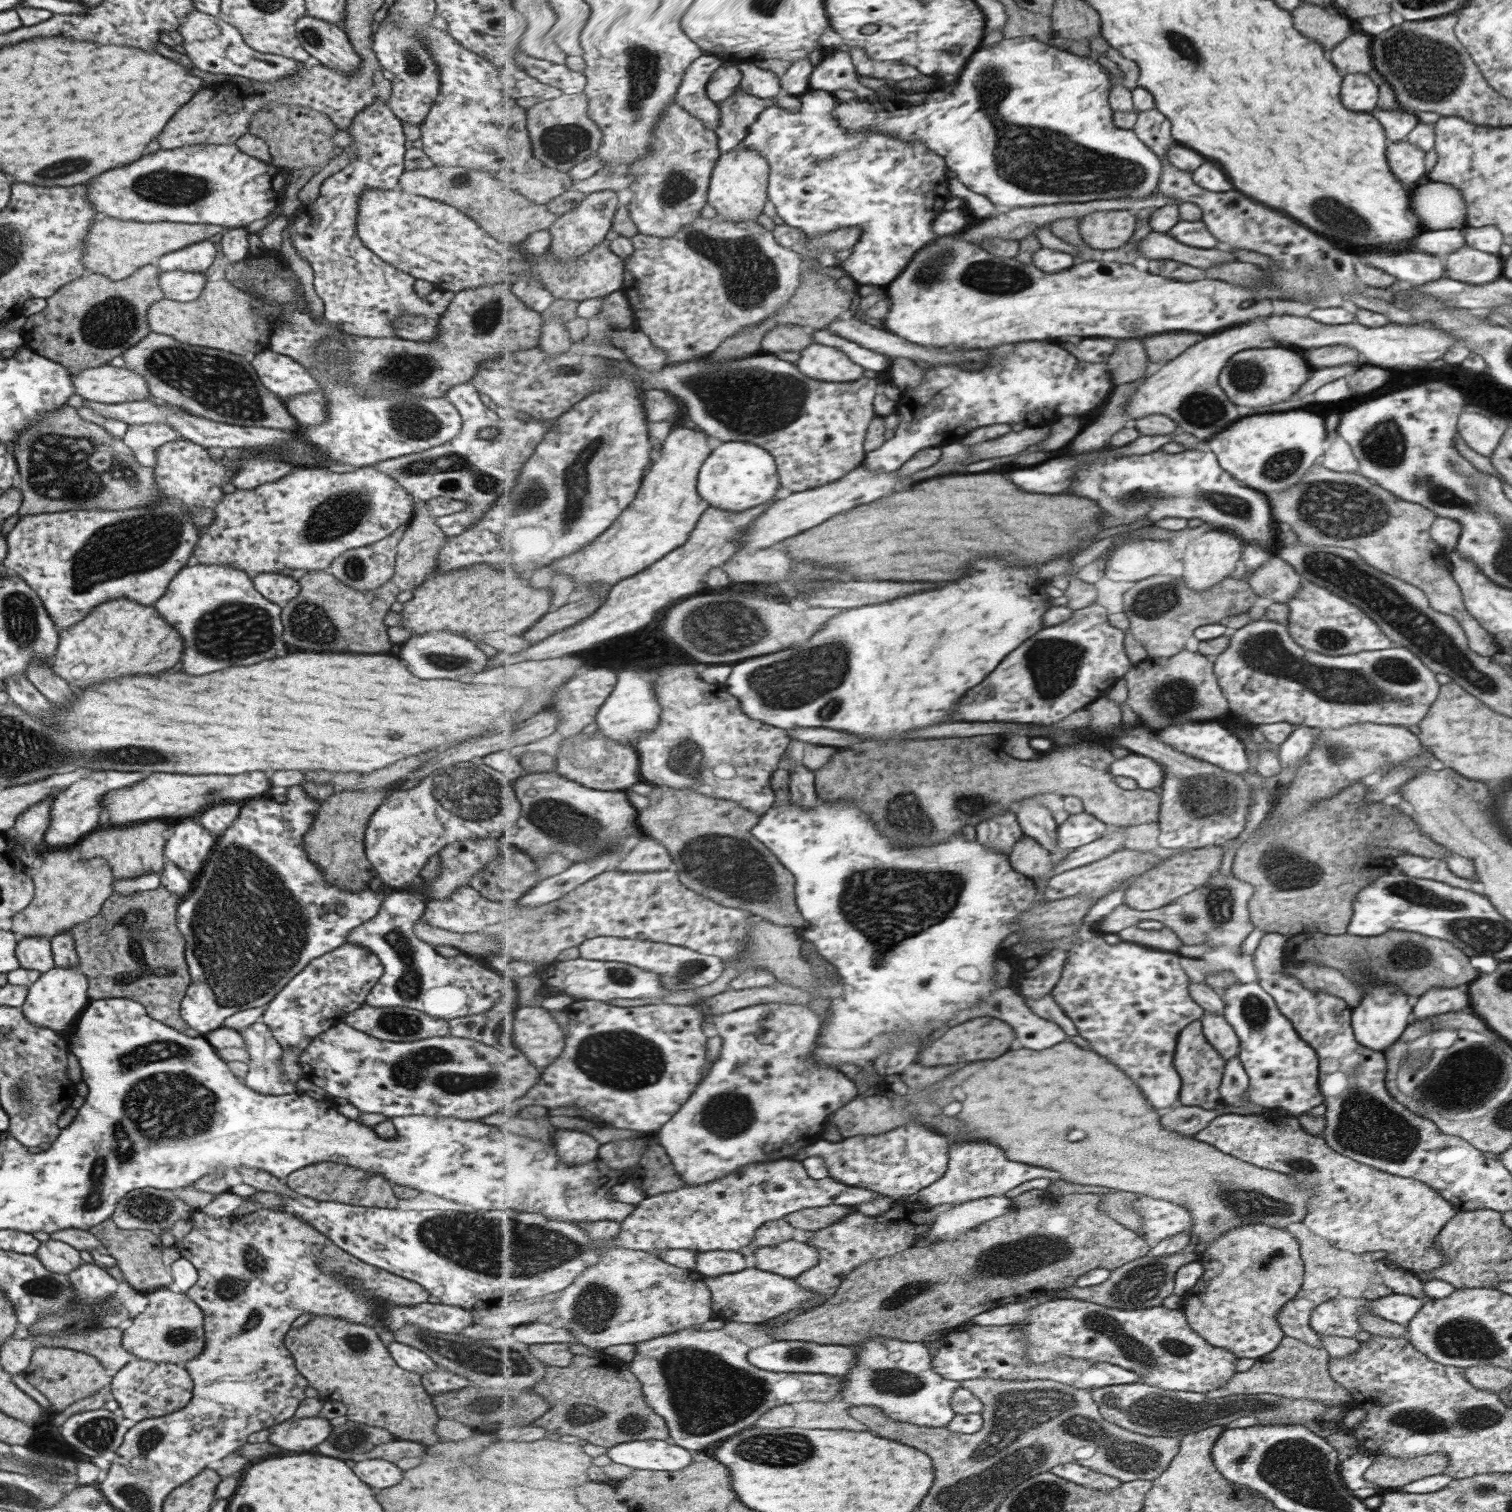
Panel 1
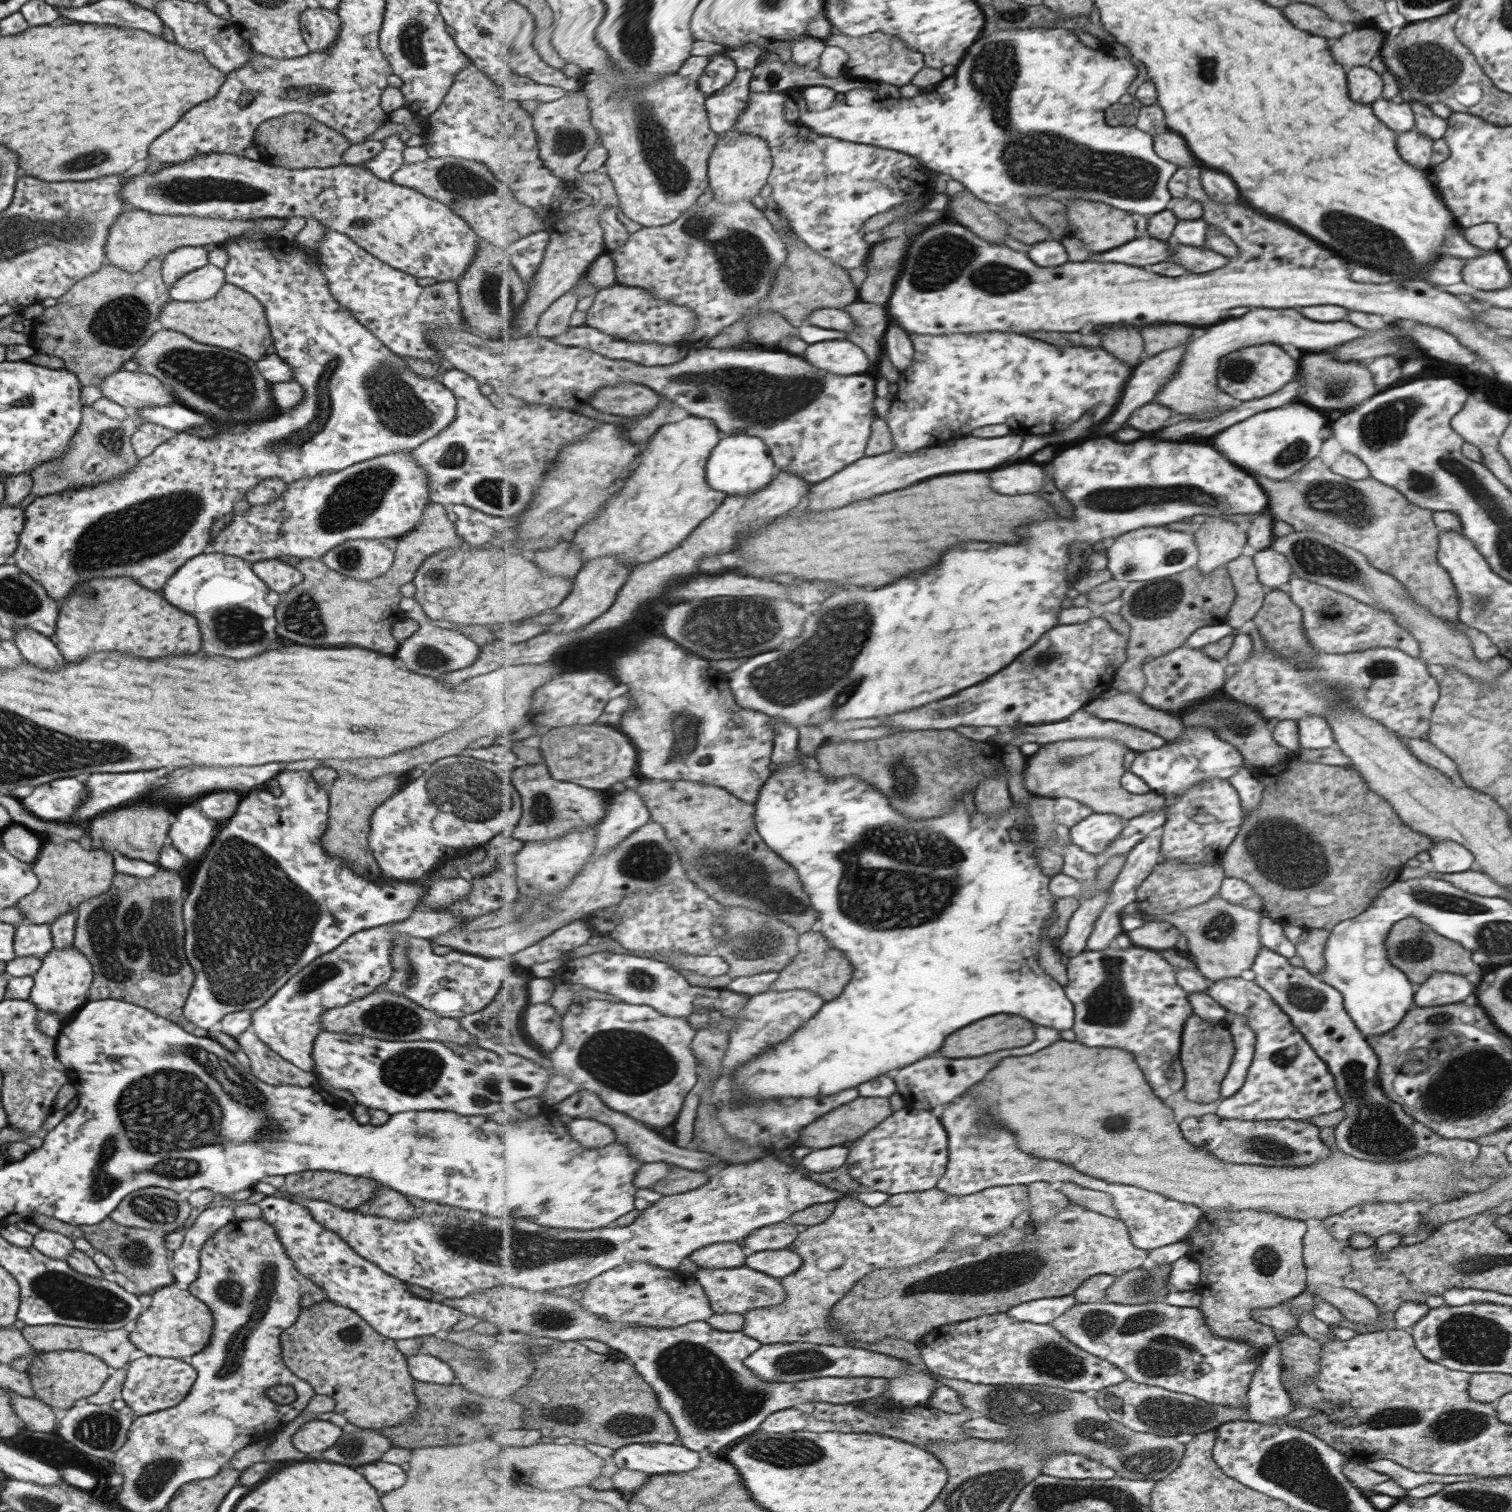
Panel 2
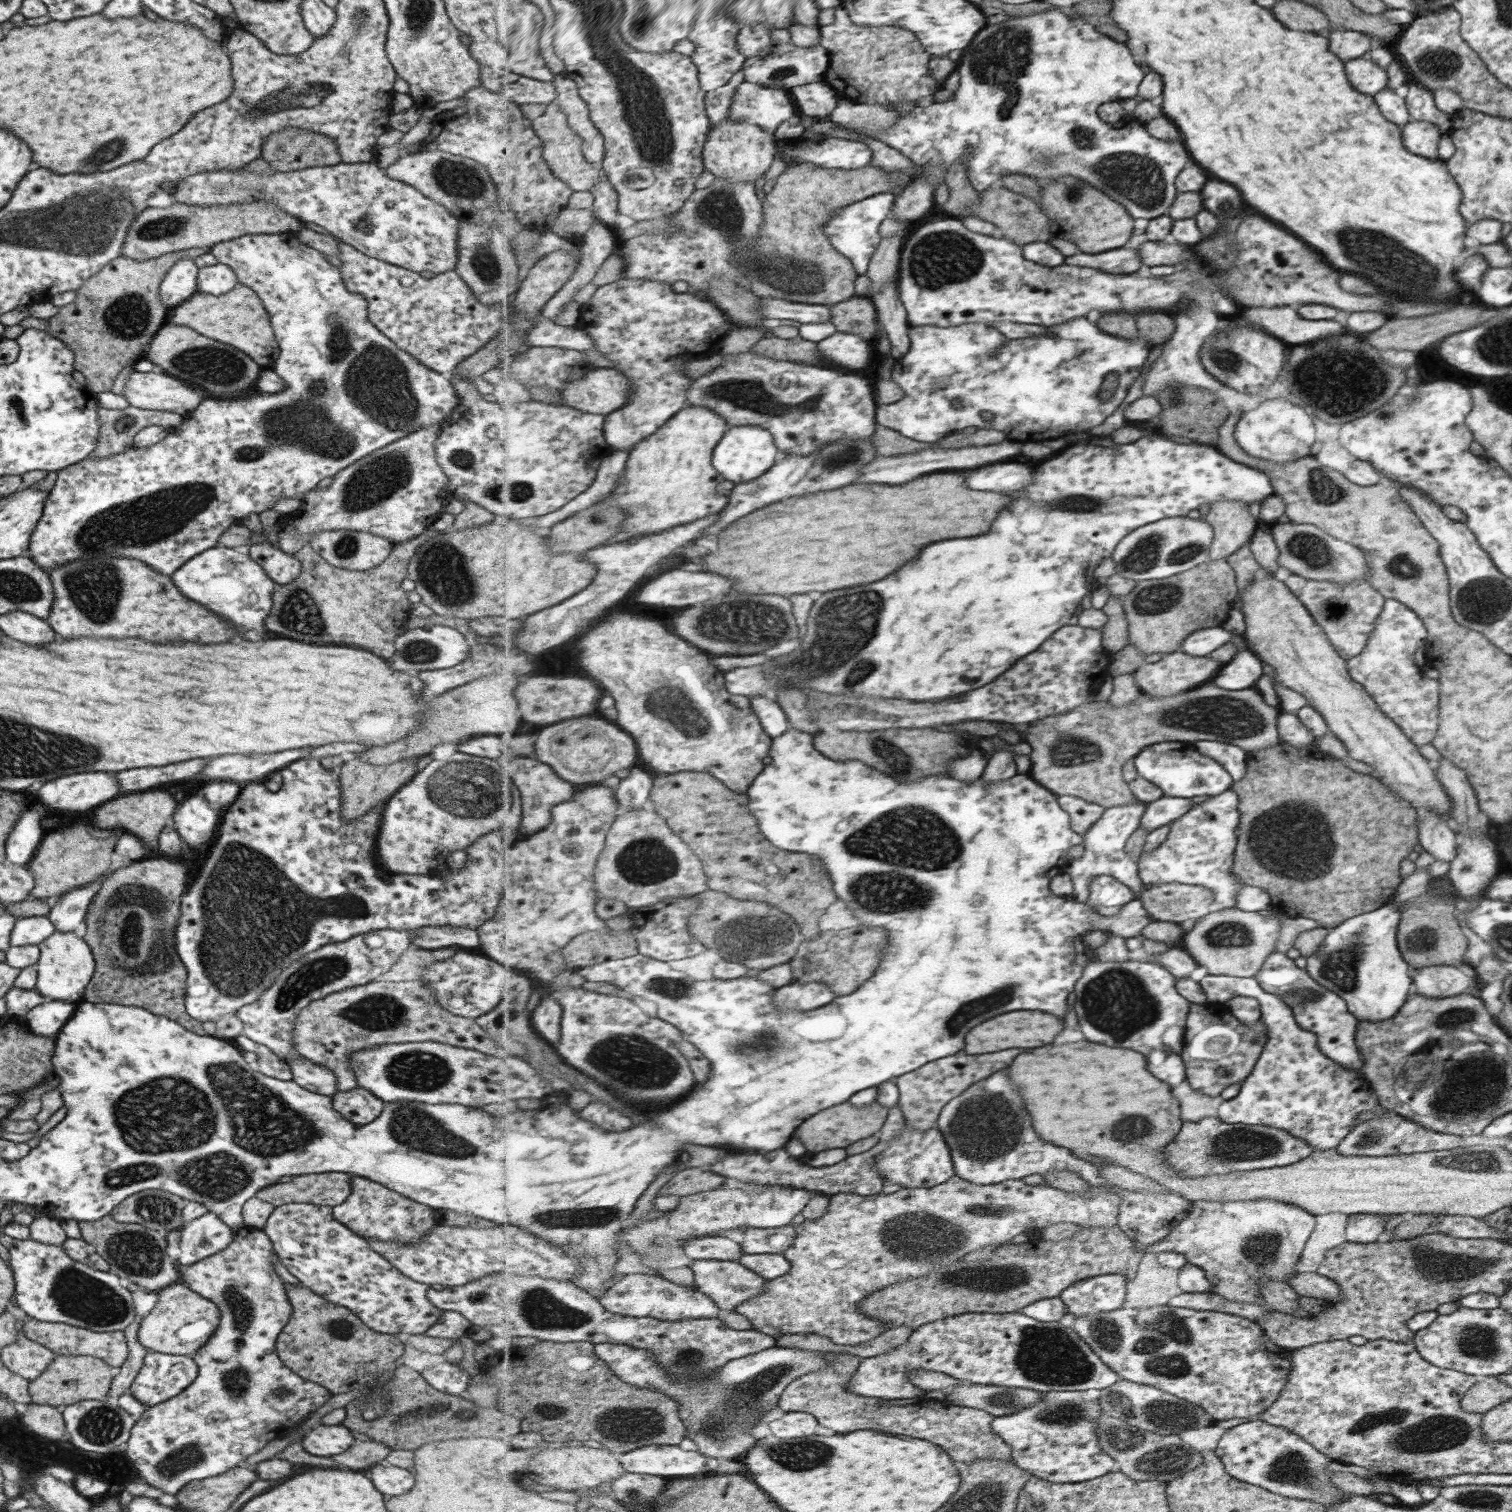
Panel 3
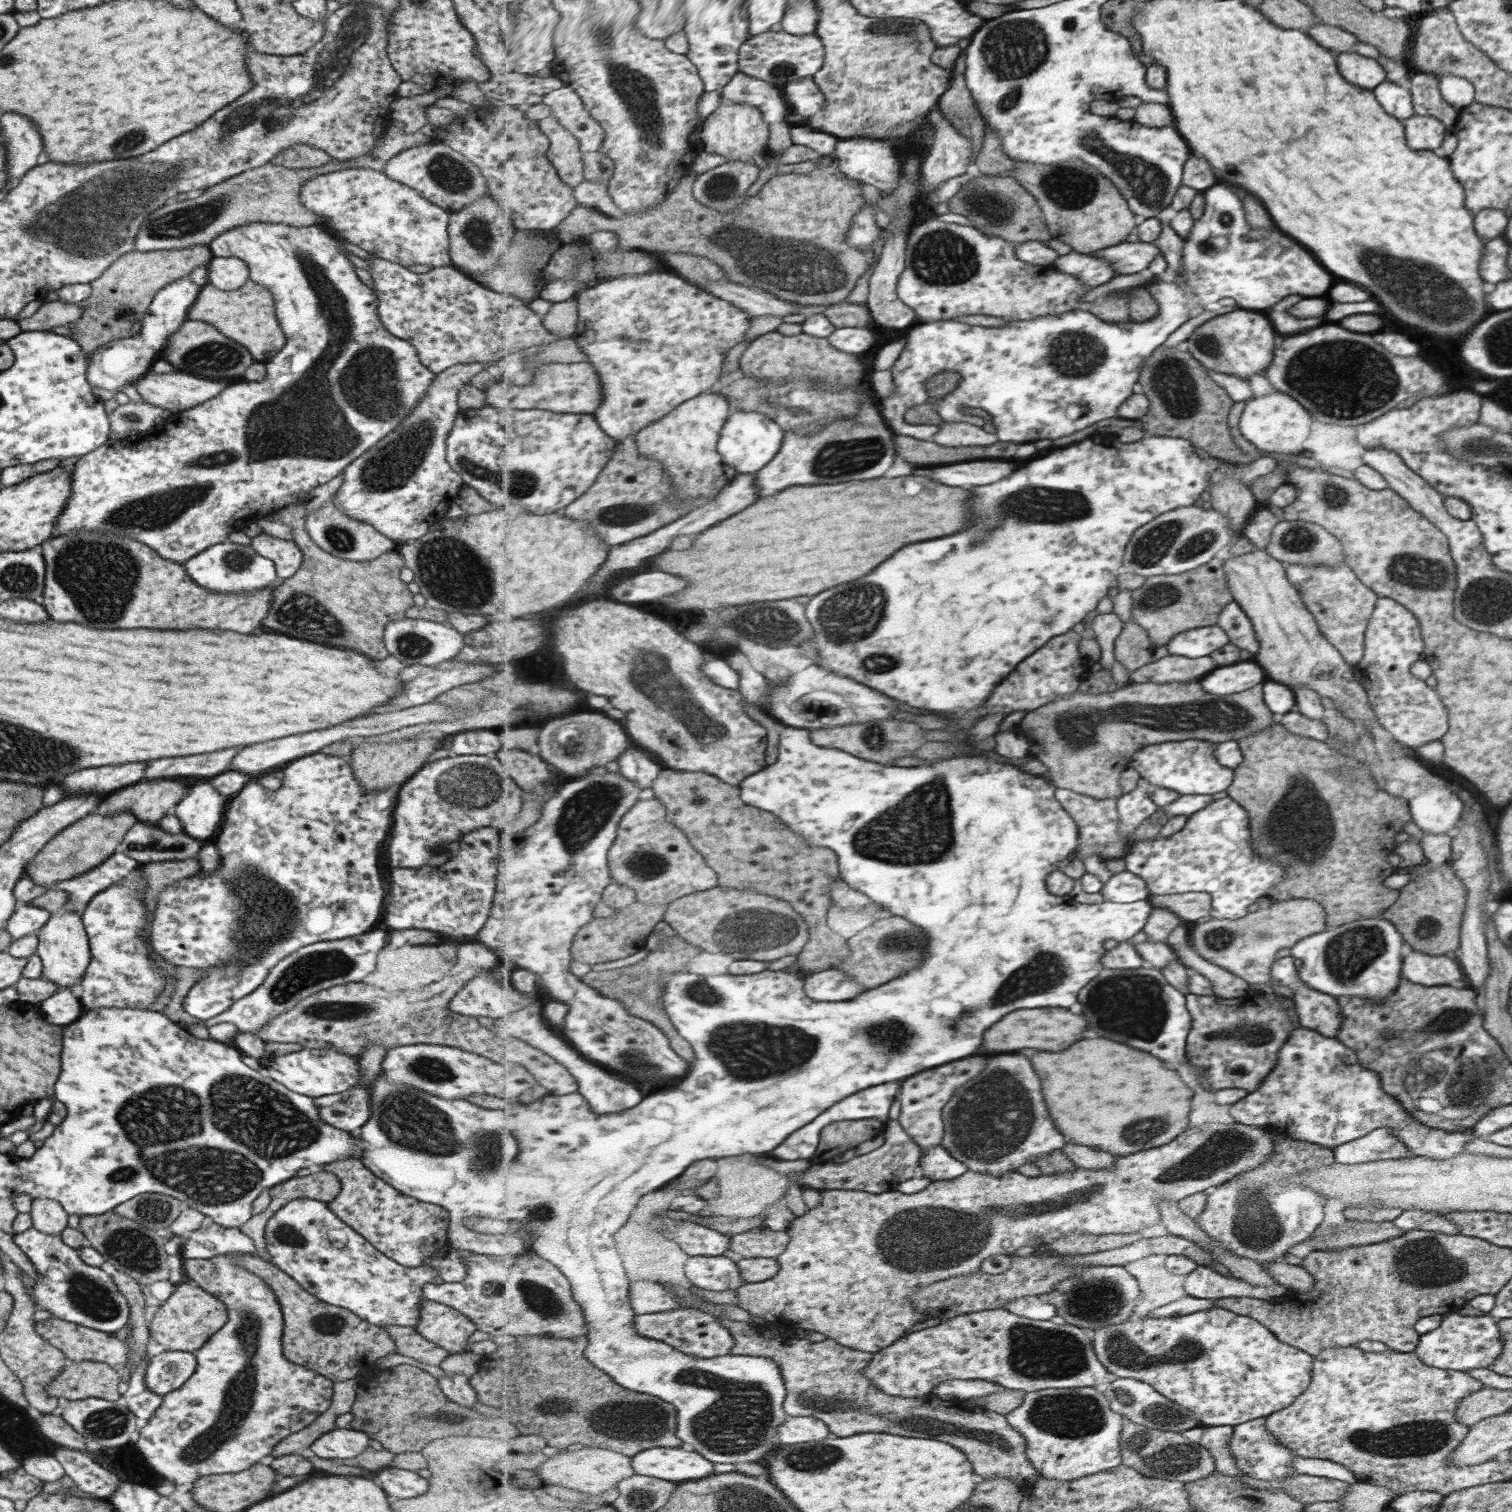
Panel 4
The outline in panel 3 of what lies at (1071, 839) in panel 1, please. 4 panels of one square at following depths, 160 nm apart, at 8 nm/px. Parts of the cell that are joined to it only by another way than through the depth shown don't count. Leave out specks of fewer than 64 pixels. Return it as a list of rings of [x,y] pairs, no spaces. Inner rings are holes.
[[[1133,803],[1131,805],[1114,806],[1106,809],[1103,816],[1091,827],[1089,832],[1083,834],[1085,853],[1078,859],[1072,860],[1066,867],[1075,882],[1075,895],[1077,902],[1085,903],[1091,897],[1090,886],[1097,876],[1114,876],[1135,892],[1135,898],[1140,899],[1144,882],[1140,877],[1138,863],[1126,851],[1131,835],[1141,826],[1142,818],[1148,805]]]

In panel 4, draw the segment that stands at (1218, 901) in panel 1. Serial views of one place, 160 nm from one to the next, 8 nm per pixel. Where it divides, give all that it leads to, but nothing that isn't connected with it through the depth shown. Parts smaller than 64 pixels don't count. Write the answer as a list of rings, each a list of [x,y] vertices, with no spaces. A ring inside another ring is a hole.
[[[1273,895],[1255,901],[1255,910],[1237,920],[1212,918],[1196,924],[1190,934],[1190,945],[1205,960],[1228,970],[1248,984],[1269,984],[1271,966],[1281,950],[1312,934],[1329,930],[1329,913],[1322,902],[1312,899],[1276,899]]]

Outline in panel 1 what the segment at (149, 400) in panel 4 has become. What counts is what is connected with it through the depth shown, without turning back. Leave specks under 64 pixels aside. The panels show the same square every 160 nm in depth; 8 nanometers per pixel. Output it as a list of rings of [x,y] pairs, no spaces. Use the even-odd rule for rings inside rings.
[[[107,364],[83,369],[79,374],[72,375],[72,383],[74,393],[81,396],[84,401],[102,404],[120,404],[137,400],[145,401],[150,394],[144,378],[140,374],[127,370],[124,366],[115,367]]]

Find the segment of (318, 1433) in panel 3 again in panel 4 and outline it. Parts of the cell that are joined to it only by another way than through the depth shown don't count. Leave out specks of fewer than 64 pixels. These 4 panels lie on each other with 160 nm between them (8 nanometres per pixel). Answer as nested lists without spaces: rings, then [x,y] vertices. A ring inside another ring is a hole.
[[[335,1428],[316,1438],[308,1448],[319,1458],[340,1461],[361,1454],[367,1442],[369,1437],[363,1431]]]

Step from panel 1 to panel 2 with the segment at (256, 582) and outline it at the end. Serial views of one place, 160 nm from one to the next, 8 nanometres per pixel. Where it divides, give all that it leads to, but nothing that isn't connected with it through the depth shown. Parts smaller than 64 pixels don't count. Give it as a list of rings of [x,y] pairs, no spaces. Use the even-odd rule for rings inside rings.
[[[263,559],[250,565],[255,576],[278,595],[299,584],[302,574],[296,567],[278,559]]]

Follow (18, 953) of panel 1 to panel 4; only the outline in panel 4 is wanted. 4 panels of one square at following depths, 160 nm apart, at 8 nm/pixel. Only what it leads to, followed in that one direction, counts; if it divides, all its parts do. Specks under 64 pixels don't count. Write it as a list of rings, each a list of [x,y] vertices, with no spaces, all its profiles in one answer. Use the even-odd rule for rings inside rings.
[[[27,903],[17,904],[14,911],[8,916],[4,929],[12,940],[37,934],[38,930],[50,918],[50,912]]]

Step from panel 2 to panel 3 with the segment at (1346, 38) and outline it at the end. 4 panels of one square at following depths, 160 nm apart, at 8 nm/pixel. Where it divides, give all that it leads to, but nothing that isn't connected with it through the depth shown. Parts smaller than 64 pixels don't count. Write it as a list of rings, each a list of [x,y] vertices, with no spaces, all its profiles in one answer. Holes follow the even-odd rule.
[[[1330,30],[1326,37],[1329,49],[1337,55],[1337,58],[1345,61],[1352,61],[1354,58],[1359,58],[1361,54],[1367,54],[1369,46],[1371,46],[1371,38],[1367,38],[1367,36],[1363,36],[1363,33],[1357,31]]]

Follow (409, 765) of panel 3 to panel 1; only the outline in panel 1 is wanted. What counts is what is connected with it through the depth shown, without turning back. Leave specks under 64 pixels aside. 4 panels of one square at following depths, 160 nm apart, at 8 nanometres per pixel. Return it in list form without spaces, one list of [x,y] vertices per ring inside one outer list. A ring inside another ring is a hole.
[[[388,788],[375,789],[368,793],[362,790],[336,790],[319,802],[314,821],[302,838],[302,845],[307,858],[318,866],[325,882],[333,888],[349,892],[379,892],[385,888],[366,859],[362,840],[368,816],[381,804],[388,791]]]

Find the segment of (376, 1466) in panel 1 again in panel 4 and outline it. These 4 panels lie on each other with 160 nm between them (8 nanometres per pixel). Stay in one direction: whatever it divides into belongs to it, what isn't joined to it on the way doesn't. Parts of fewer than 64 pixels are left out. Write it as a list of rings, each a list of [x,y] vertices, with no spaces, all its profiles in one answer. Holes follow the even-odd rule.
[[[383,1467],[377,1472],[375,1480],[381,1484],[387,1496],[395,1494],[397,1498],[413,1498],[427,1490],[427,1479],[415,1471],[400,1468]]]

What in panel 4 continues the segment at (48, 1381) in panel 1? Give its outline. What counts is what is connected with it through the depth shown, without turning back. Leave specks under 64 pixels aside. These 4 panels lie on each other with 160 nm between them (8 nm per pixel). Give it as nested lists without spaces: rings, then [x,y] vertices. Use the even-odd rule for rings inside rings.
[[[82,1360],[63,1366],[59,1374],[48,1382],[44,1391],[59,1400],[81,1400],[100,1398],[116,1401],[120,1395],[117,1384],[120,1374],[107,1364],[97,1361]]]

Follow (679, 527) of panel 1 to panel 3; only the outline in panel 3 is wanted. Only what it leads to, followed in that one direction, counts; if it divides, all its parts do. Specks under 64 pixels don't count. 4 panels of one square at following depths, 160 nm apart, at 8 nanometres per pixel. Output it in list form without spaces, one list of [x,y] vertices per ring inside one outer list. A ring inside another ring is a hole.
[[[690,404],[653,436],[644,438],[631,450],[625,471],[626,480],[619,483],[619,487],[606,498],[609,506],[619,507],[628,516],[624,522],[624,529],[612,539],[613,543],[675,529],[676,526],[689,524],[695,520],[700,521],[709,514],[712,516],[722,512],[729,504],[735,484],[726,479],[713,464],[713,455],[729,424],[725,418],[709,409],[706,406]]]

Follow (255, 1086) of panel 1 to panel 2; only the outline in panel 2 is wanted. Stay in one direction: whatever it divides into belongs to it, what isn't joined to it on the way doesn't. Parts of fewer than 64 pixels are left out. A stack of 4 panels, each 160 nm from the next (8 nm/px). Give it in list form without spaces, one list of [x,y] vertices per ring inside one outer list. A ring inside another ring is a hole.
[[[249,1029],[238,1034],[234,1040],[248,1058],[250,1073],[261,1082],[273,1086],[316,1086],[315,1074],[303,1072],[290,1062],[283,1060]]]

